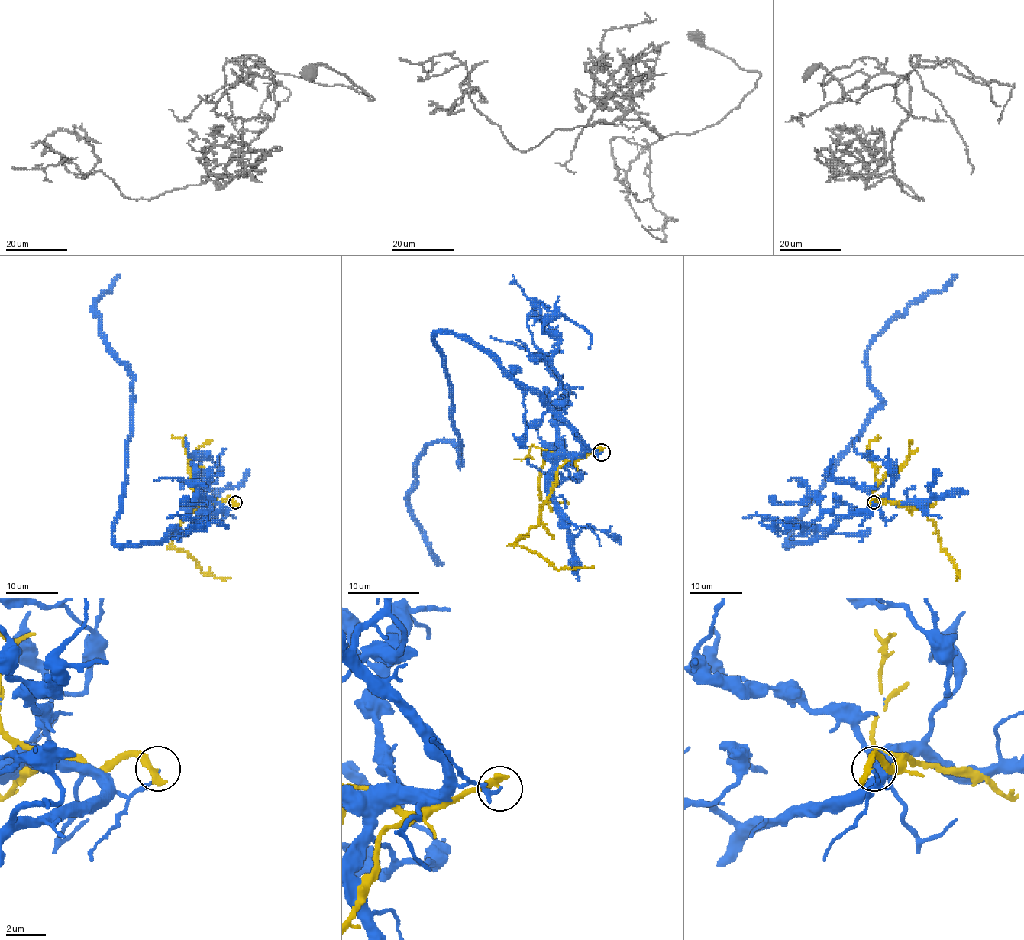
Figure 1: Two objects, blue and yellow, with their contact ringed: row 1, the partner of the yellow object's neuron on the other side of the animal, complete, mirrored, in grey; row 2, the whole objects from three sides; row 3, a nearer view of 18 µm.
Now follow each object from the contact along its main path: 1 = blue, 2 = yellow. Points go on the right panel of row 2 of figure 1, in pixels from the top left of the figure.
1: (873, 502), (827, 533), (786, 543), (880, 402), (865, 357), (870, 342), (956, 273)
2: (873, 502), (874, 498), (902, 504), (909, 509), (919, 507), (935, 526), (941, 548), (959, 573), (956, 577)

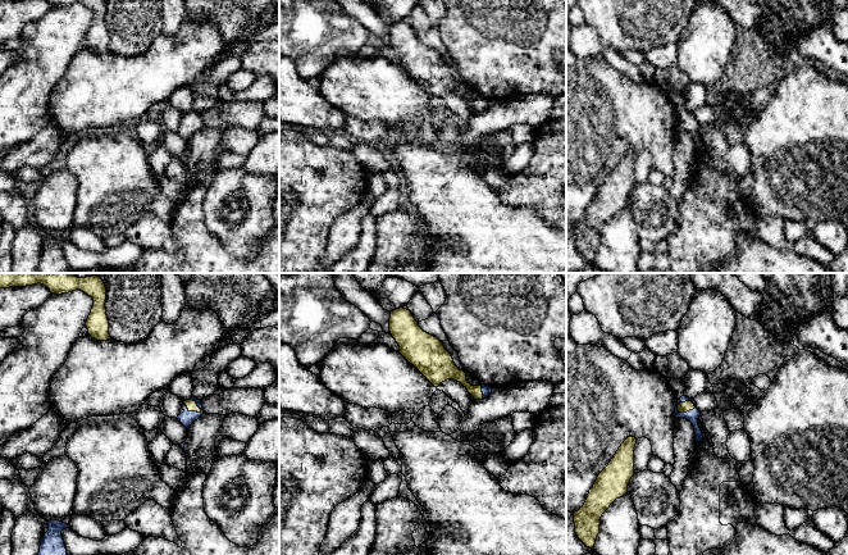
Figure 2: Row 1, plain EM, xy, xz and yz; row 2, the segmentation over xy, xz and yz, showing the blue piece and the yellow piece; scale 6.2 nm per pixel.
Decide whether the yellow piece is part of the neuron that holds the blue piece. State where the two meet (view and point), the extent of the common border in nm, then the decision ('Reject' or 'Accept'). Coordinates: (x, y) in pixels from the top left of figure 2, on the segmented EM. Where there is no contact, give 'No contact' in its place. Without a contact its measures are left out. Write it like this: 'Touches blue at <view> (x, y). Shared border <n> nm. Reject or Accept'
Touches blue at xy (186, 408). Shared border 140 nm. Reject

